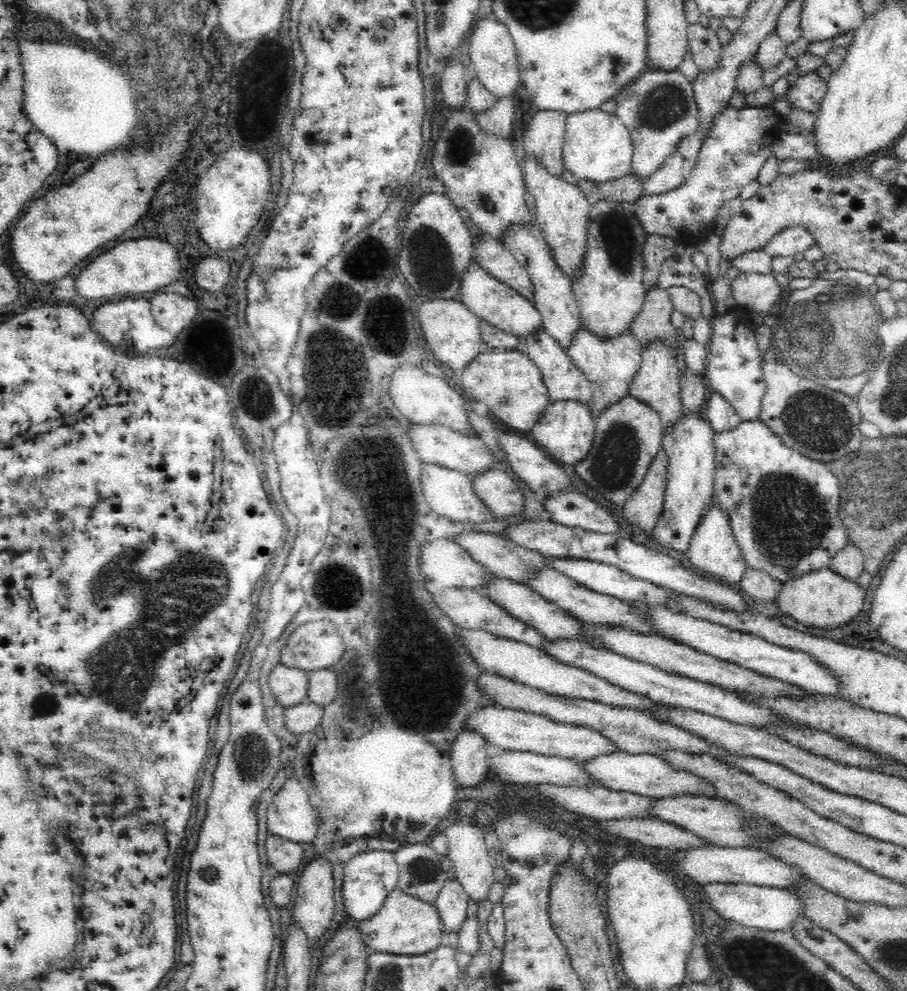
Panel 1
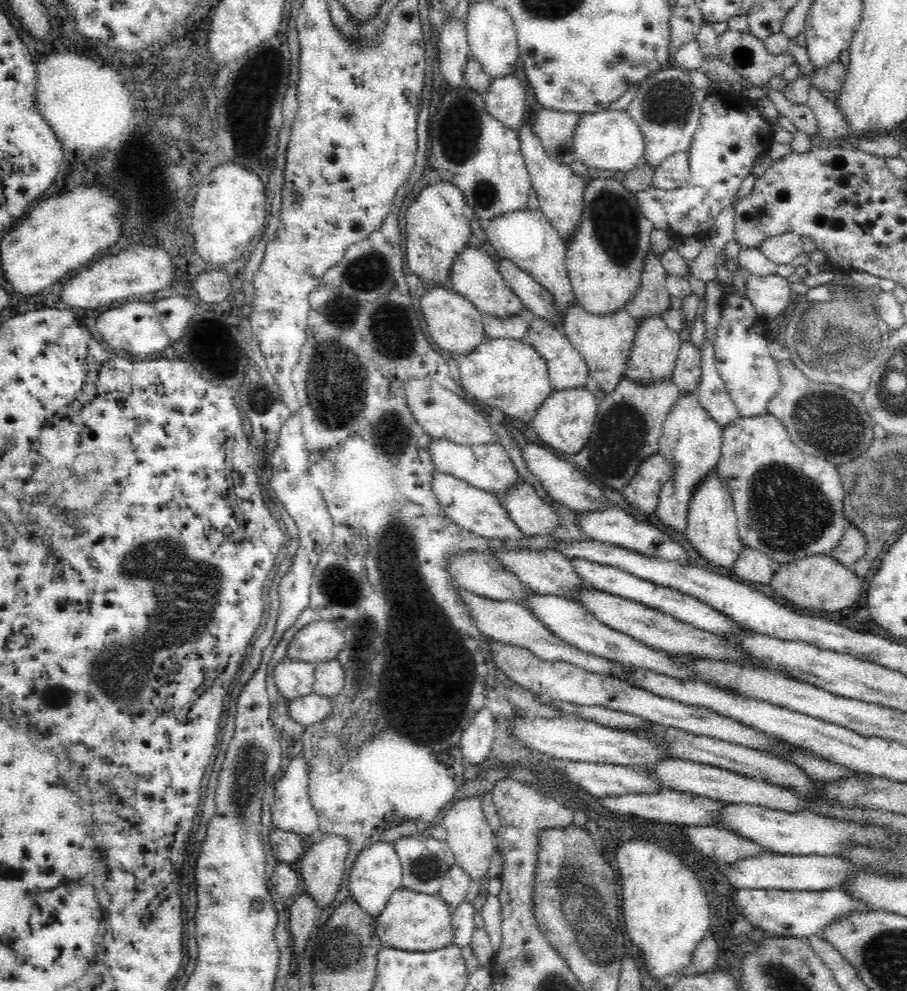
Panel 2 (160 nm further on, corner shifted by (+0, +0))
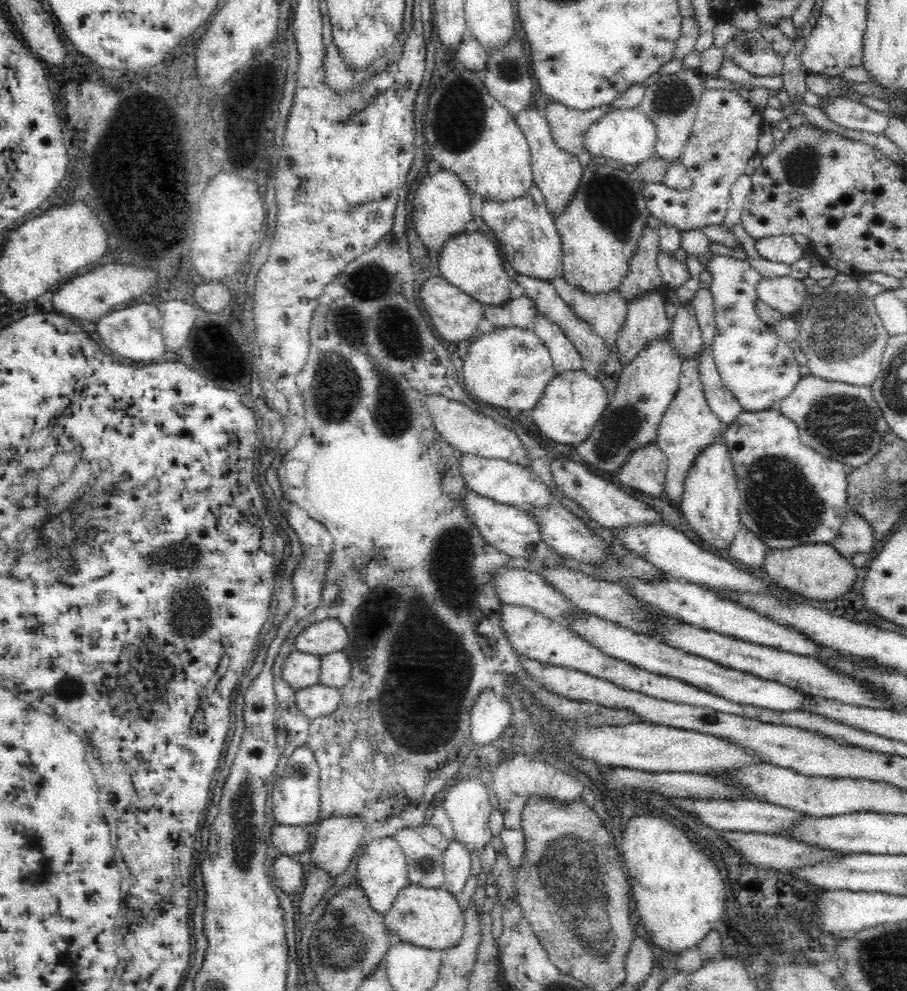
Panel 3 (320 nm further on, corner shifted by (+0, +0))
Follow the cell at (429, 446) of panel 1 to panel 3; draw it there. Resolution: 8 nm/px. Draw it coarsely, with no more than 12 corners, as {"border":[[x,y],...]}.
{"border":[[478,454],[458,458],[466,487],[527,510],[552,503],[528,467]]}

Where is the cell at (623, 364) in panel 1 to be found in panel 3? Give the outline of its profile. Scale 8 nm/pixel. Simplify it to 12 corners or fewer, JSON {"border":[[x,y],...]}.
{"border":[[564,278],[554,285],[573,316],[585,322],[608,354],[628,316],[618,291],[588,296]]}

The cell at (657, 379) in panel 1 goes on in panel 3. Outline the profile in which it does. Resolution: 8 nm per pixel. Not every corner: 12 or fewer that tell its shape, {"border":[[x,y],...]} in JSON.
{"border":[[660,290],[628,302],[616,340],[622,366],[673,344]]}

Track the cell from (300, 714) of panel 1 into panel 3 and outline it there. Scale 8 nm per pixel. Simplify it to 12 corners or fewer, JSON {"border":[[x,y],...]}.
{"border":[[322,683],[295,692],[310,720],[336,710],[341,694]]}

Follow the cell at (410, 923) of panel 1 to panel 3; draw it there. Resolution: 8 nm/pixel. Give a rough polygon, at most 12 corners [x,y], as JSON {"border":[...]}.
{"border":[[407,885],[389,935],[428,950],[458,946],[465,915],[448,891]]}

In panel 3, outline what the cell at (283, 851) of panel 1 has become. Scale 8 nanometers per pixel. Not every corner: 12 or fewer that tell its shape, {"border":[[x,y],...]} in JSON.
{"border":[[277,823],[270,839],[280,855],[306,852],[304,827]]}

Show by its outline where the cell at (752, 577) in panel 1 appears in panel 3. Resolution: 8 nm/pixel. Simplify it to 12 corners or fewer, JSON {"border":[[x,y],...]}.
{"border":[[741,528],[728,552],[742,566],[762,570],[767,546]]}

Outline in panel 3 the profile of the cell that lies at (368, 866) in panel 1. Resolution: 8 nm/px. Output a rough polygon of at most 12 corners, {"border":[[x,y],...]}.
{"border":[[392,836],[375,838],[355,884],[374,912],[390,910],[409,885],[406,856]]}

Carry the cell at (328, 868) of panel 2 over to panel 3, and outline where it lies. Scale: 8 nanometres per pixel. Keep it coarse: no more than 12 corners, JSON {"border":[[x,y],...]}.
{"border":[[357,818],[318,823],[309,862],[326,890],[350,866],[363,834]]}

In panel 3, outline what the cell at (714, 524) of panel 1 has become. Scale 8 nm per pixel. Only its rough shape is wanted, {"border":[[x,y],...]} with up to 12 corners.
{"border":[[724,442],[688,470],[680,513],[728,551],[741,496]]}

